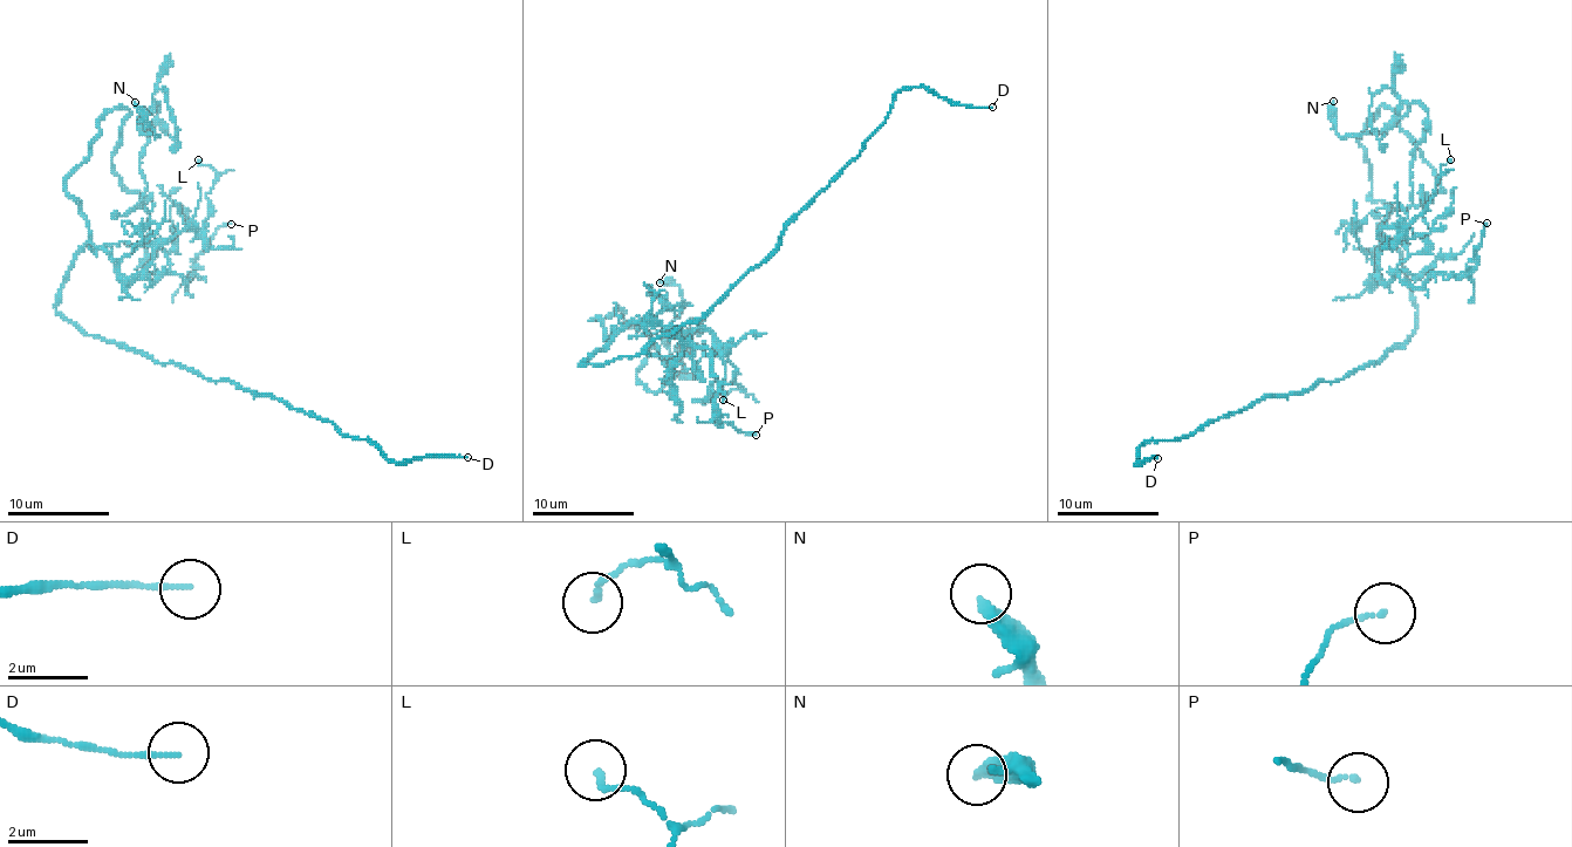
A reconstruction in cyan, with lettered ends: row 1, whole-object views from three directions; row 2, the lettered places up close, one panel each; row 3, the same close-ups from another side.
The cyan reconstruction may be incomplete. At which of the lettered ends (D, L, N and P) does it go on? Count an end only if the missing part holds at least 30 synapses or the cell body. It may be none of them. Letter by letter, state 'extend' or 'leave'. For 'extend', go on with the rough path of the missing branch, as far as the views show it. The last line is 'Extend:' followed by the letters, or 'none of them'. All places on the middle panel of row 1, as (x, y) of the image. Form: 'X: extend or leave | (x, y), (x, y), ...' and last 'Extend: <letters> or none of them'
D: extend | (992, 107), (1007, 110), (1019, 91), (1025, 100)
L: leave
N: leave
P: leave
Extend: D

